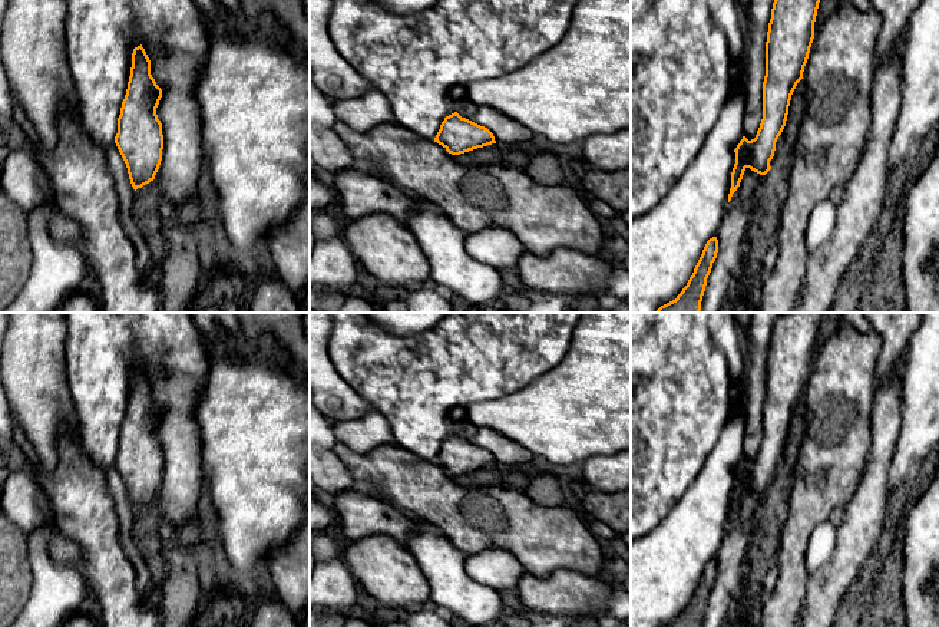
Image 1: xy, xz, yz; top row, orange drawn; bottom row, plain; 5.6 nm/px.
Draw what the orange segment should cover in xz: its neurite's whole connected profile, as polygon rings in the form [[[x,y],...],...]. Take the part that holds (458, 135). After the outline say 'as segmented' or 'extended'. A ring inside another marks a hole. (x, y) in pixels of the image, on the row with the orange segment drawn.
[[[457,112],[444,118],[434,142],[452,155],[496,143],[493,133],[487,128],[462,118]]] | as segmented

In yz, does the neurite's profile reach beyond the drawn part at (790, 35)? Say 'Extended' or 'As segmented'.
As segmented

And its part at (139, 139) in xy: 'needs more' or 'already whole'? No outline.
already whole

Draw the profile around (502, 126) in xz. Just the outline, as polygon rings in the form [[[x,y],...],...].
[[[333,0],[328,33],[337,52],[376,89],[386,95],[396,123],[423,139],[434,141],[446,116],[457,112],[487,128],[497,145],[532,139],[533,133],[512,118],[469,99],[454,102],[449,90],[457,85],[500,77],[518,70],[556,46],[565,36],[578,0],[439,0],[434,9],[397,16],[374,0]]]

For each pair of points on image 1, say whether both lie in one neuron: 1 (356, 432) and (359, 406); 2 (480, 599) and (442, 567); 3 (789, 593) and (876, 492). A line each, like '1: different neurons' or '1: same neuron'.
1: different neurons
2: same neuron
3: different neurons

